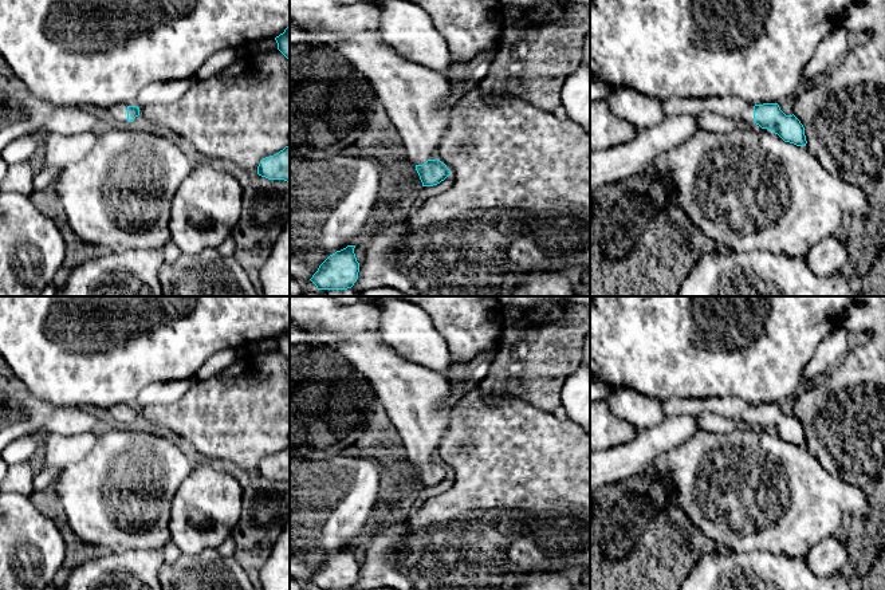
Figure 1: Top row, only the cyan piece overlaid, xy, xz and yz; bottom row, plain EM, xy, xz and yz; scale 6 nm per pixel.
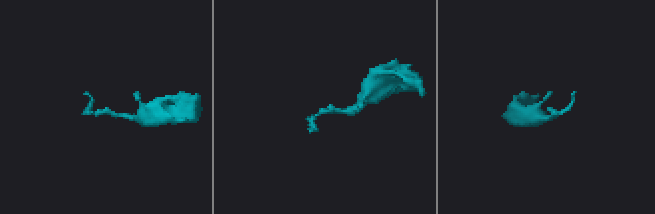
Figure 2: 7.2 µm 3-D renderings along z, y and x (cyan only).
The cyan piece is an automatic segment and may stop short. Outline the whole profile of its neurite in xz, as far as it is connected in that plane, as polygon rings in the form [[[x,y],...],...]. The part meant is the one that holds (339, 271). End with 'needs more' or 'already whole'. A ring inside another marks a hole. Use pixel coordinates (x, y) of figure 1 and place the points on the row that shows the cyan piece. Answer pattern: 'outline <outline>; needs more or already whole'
outline [[[355,245],[330,255],[310,279],[318,290],[347,290],[358,279],[359,263],[354,253]]]; already whole

